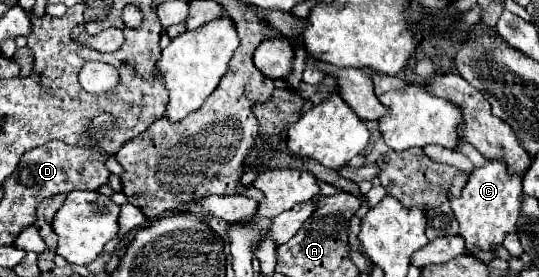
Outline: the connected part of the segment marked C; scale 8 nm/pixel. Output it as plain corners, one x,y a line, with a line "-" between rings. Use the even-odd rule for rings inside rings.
488,160
486,166
476,168
462,188
460,198
448,198
452,212
460,224
458,236
464,238
466,254
474,254
478,250
490,252
498,248
506,234
516,232
516,220
520,216
522,206
522,190
520,190
522,178
516,174
508,174
504,162
500,160

